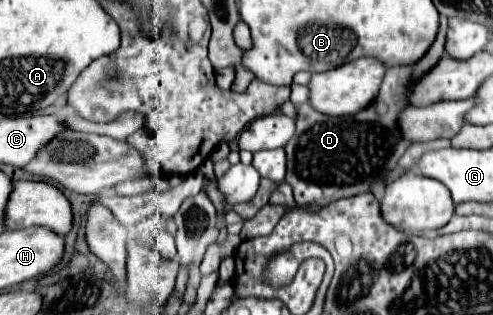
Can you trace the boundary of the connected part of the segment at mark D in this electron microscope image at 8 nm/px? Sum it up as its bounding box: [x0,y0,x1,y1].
[284,19,446,207]

